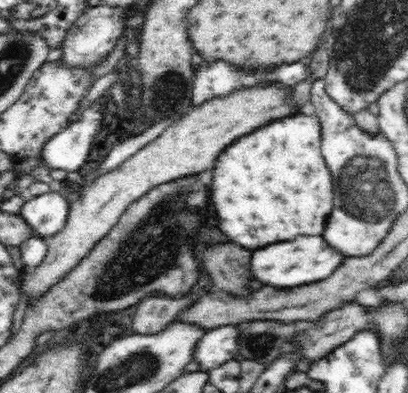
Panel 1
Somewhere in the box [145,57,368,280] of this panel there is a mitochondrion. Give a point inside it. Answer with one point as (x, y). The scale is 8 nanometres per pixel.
(169, 90)

